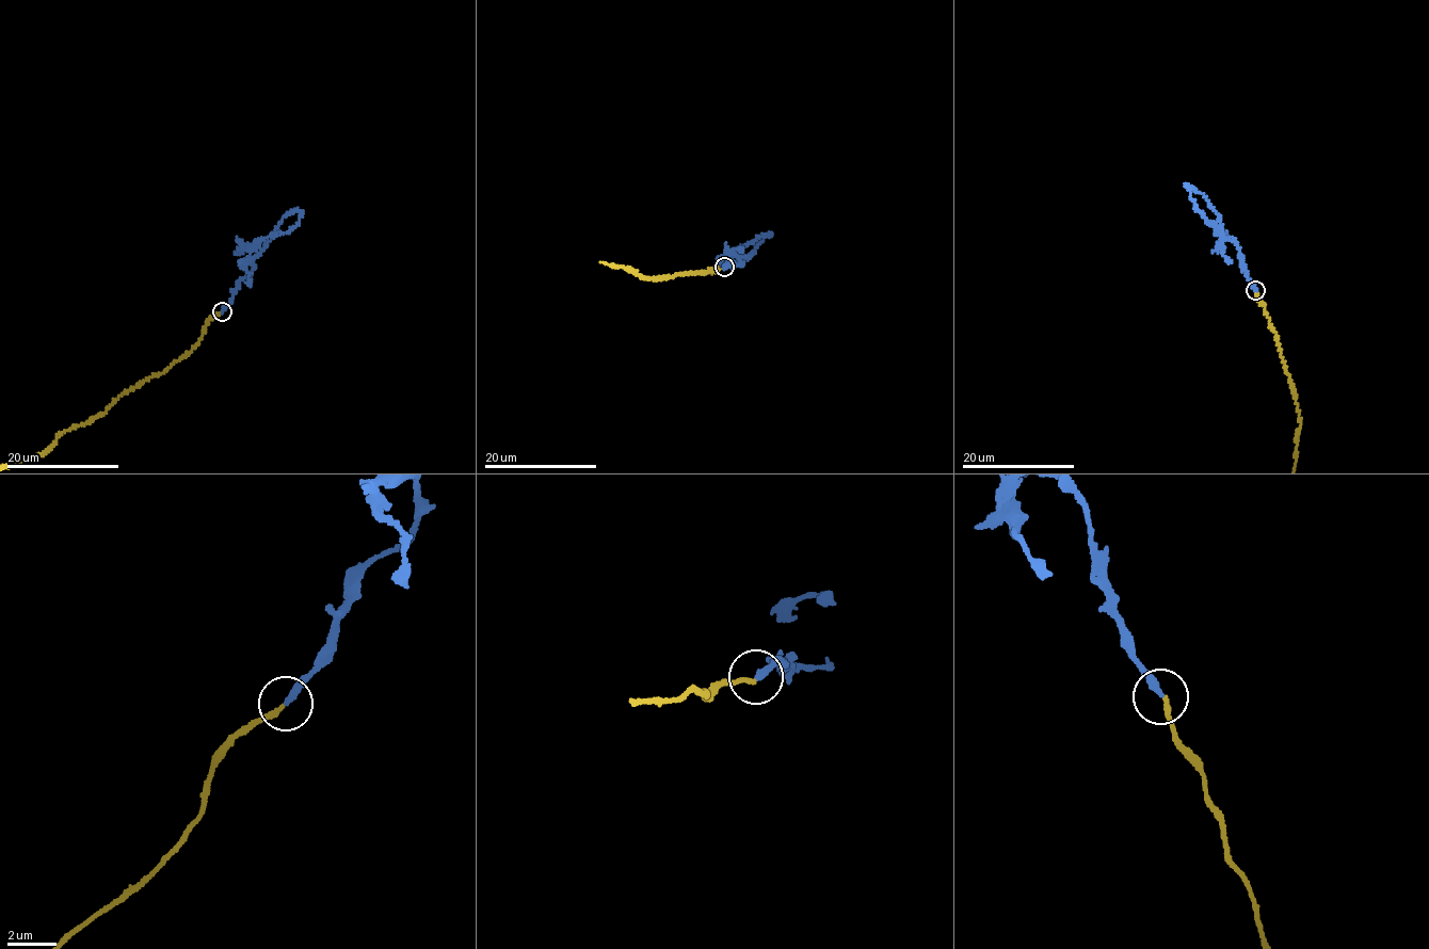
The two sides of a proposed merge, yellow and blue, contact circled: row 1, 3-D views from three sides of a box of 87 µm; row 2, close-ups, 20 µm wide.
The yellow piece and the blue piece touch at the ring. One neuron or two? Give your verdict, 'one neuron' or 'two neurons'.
one neuron

